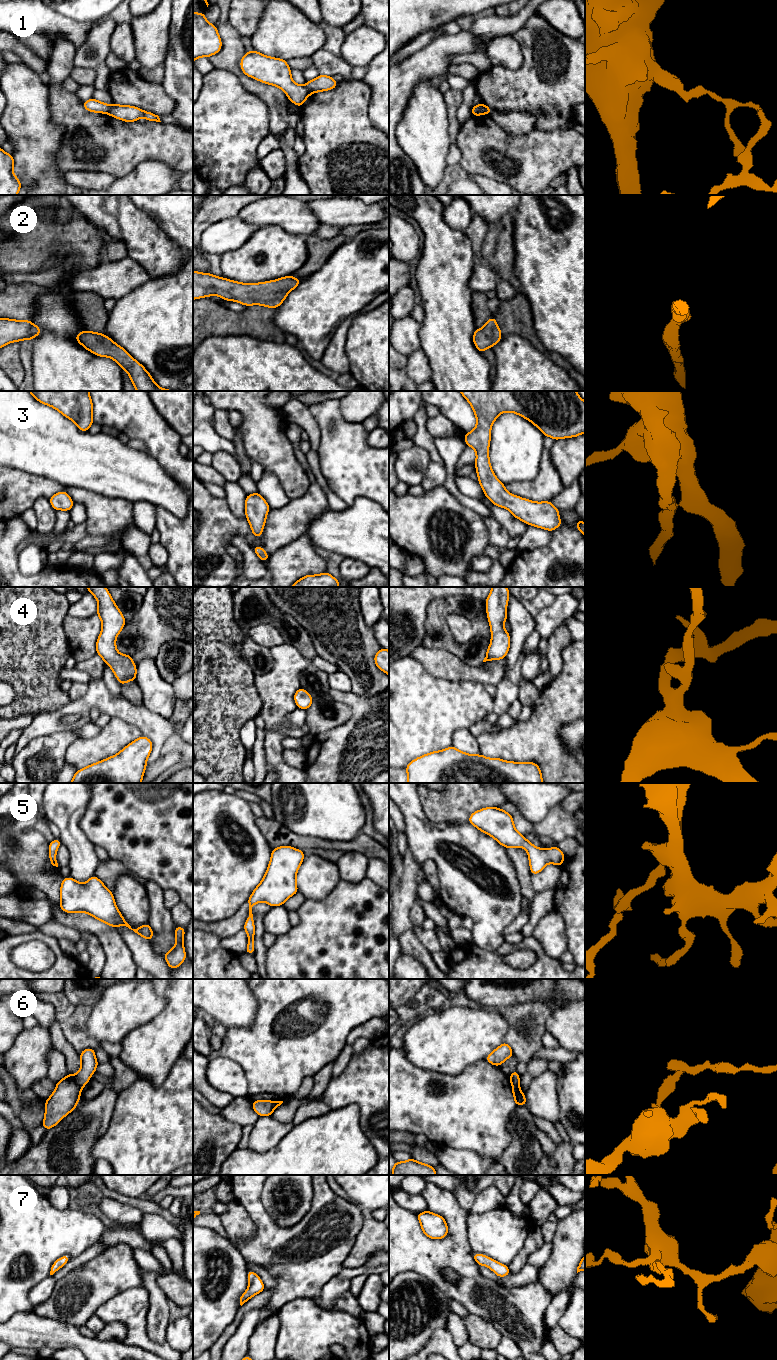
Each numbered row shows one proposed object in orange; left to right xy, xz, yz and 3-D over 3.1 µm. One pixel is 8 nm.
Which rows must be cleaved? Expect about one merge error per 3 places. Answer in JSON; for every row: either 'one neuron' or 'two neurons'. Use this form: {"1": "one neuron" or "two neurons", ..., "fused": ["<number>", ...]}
{"1": "two neurons", "2": "one neuron", "3": "one neuron", "4": "one neuron", "5": "one neuron", "6": "two neurons", "7": "one neuron", "fused": ["1", "6"]}

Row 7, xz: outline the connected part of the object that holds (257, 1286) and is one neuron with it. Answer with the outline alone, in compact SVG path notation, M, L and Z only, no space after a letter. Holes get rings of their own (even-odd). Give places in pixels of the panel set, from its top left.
M248 1270L247 1273L249 1286L247 1290L240 1297L240 1305L242 1306L246 1303L251 1297L255 1296L258 1293L261 1293L265 1290L265 1286L260 1277L251 1270Z

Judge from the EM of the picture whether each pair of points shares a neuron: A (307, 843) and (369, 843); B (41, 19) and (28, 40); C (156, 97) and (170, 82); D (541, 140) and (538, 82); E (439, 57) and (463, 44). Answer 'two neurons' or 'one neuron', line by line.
A: one neuron
B: two neurons
C: two neurons
D: two neurons
E: one neuron

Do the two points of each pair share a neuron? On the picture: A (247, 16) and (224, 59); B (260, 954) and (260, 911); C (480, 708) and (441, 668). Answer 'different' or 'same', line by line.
A: different
B: same
C: different

